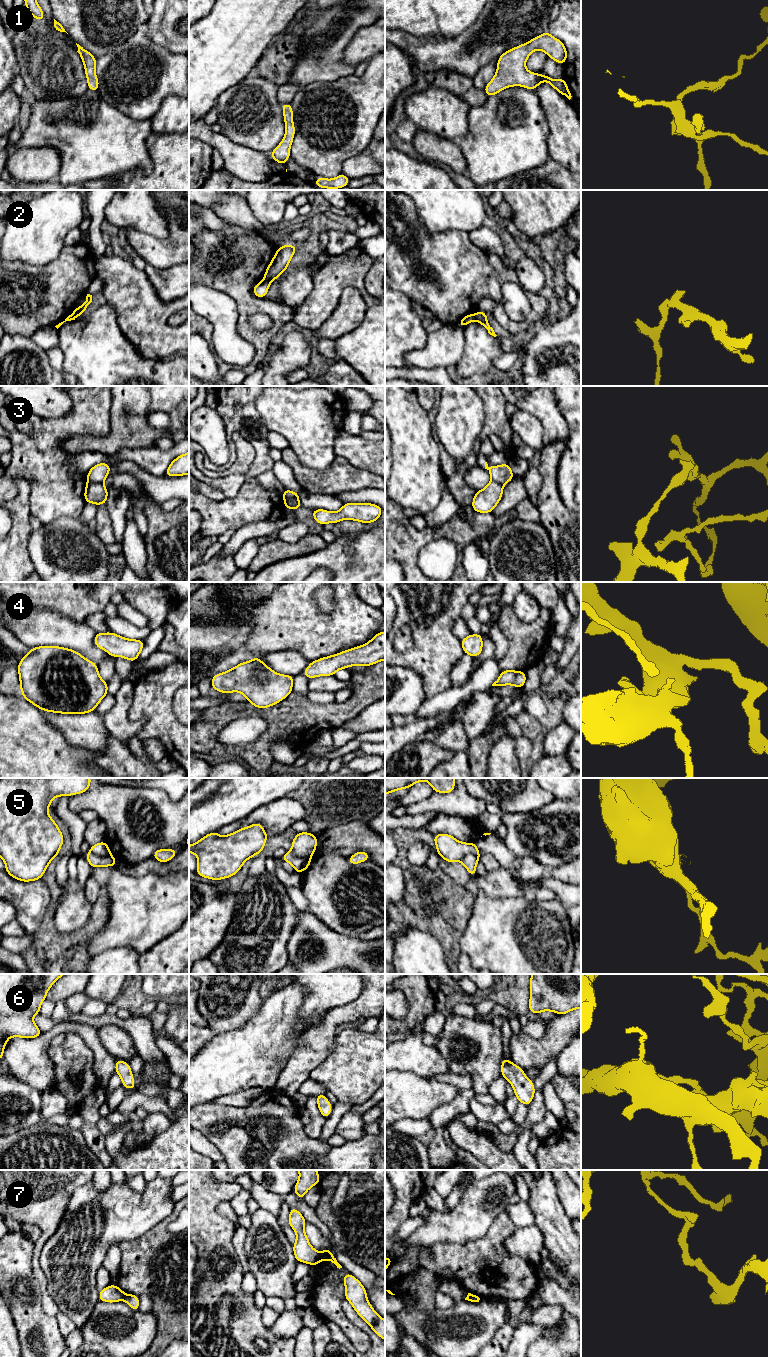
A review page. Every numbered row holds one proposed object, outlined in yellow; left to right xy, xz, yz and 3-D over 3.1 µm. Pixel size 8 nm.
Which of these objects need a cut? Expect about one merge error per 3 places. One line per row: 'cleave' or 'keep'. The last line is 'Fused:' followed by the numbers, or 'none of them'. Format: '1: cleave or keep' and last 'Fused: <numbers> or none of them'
1: keep
2: cleave
3: cleave
4: keep
5: cleave
6: keep
7: cleave
Fused: 2, 3, 5, 7

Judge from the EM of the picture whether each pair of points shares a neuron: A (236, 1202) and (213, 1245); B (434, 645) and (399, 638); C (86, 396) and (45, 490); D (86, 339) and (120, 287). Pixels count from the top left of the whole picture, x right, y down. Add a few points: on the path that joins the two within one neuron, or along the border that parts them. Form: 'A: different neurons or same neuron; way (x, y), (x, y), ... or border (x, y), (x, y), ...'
A: different neurons; border (242, 1187), (229, 1201)
B: different neurons; border (407, 624), (412, 646), (395, 651)
C: same neuron; way (73, 419), (46, 446), (46, 467)
D: different neurons; border (106, 302), (113, 308), (118, 325)

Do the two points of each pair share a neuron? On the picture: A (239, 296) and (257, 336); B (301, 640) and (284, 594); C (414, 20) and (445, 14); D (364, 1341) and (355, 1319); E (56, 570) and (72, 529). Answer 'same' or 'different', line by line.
A: same
B: same
C: same
D: different
E: same

